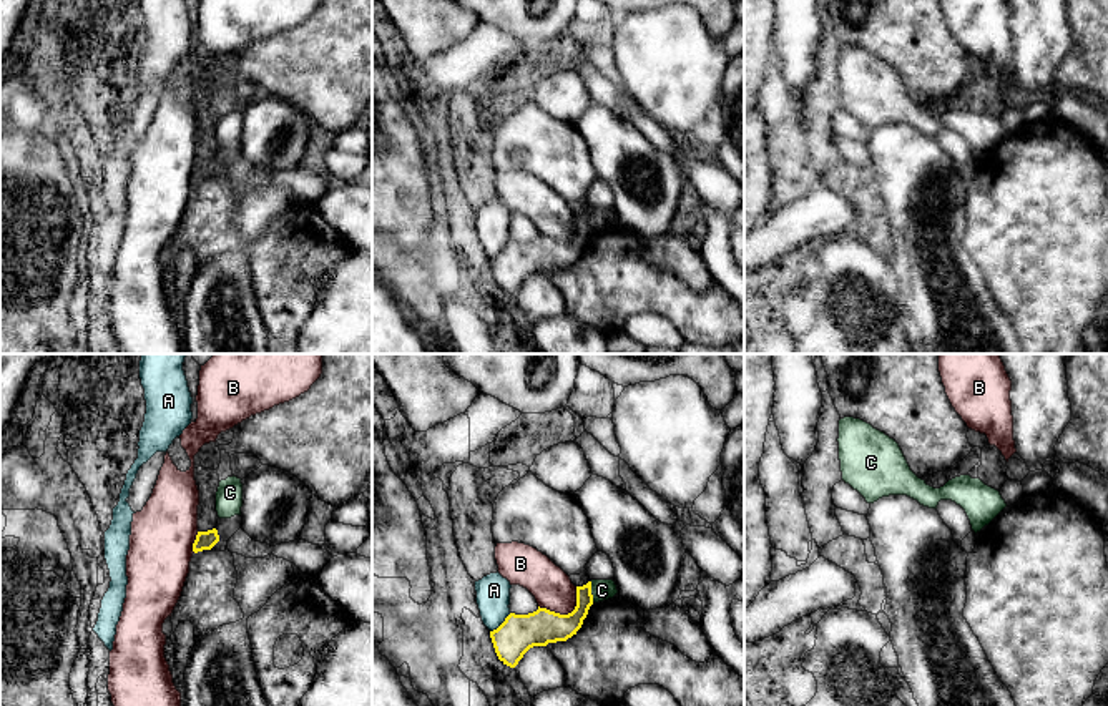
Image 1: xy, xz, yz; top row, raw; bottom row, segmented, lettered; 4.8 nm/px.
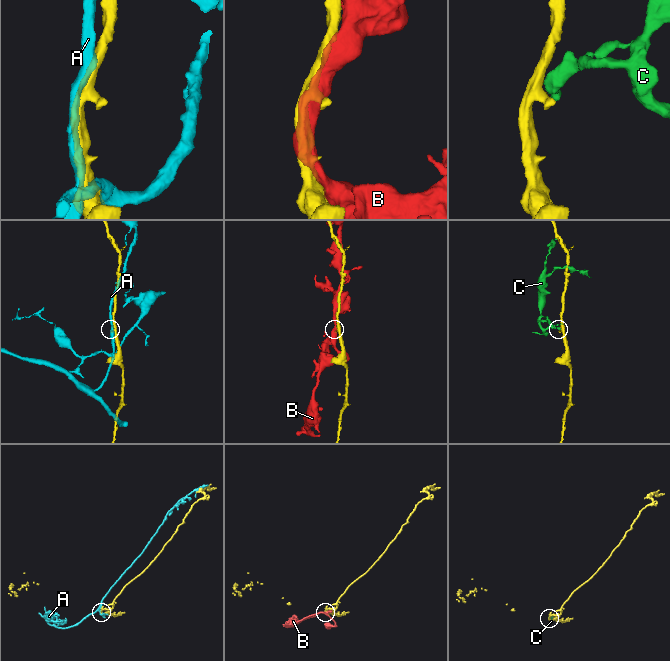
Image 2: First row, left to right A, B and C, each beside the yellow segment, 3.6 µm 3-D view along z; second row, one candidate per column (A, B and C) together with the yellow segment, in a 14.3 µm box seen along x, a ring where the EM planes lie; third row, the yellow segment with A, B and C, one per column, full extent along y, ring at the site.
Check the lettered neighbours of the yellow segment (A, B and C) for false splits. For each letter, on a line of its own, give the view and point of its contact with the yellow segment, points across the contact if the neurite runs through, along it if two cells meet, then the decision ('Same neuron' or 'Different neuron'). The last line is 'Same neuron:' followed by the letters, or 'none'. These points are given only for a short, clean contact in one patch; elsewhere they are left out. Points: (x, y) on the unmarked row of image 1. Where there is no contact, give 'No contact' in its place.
A: Touches yellow at xz (502, 251). Different neuron
B: Touches yellow at xz (568, 241). Different neuron
C: Touches yellow at xz (590, 220). Boundary: xz (590, 210), (593, 230). Different neuron
Same neuron: none

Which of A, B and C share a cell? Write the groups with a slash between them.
A / B / C

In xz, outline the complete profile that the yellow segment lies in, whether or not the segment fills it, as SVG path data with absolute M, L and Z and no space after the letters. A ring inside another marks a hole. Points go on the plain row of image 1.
M588 209L576 214L576 234L568 243L540 234L528 243L510 241L497 257L490 259L498 287L515 296L530 276L566 269L581 256L591 233L591 209Z

